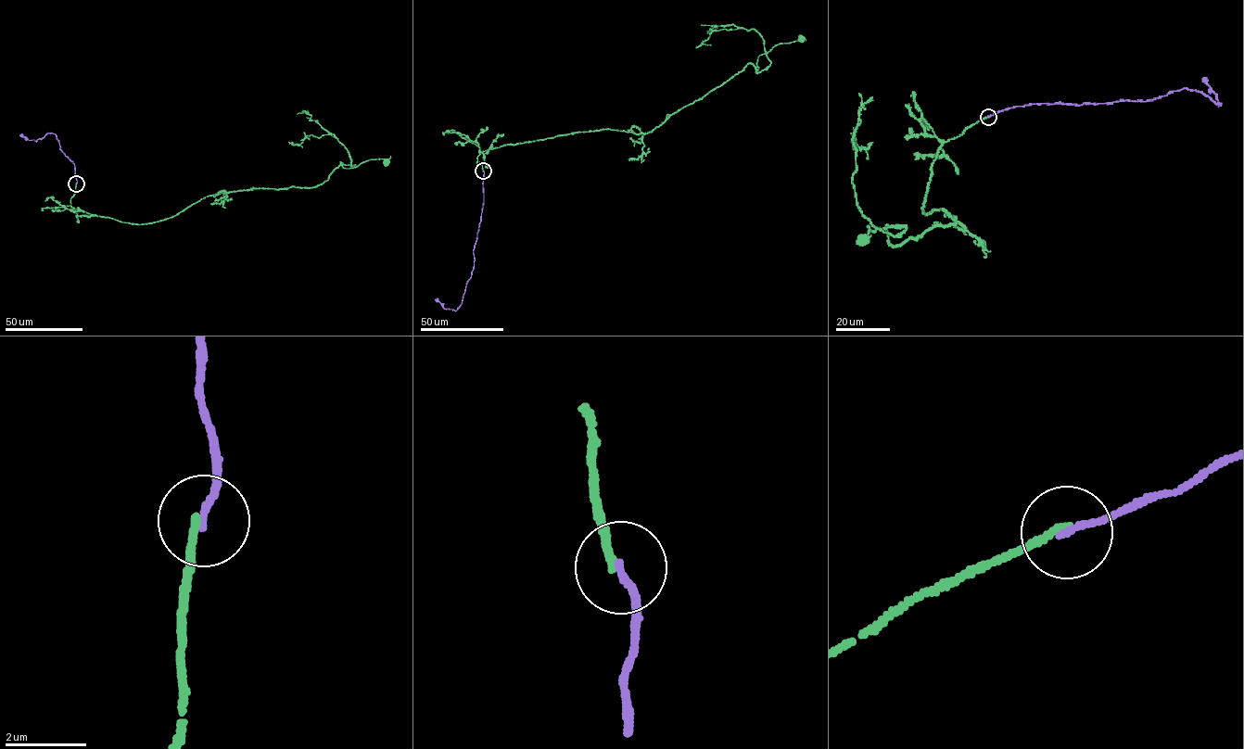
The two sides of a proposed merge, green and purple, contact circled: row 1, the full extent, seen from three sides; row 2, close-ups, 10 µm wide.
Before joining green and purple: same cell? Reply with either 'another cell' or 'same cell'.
another cell

